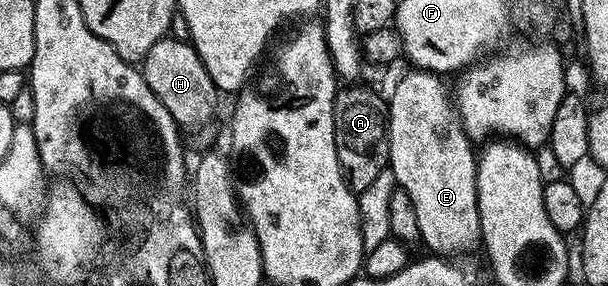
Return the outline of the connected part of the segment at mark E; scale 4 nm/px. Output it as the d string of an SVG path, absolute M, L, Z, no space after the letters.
M408 69L408 74L400 80L389 94L387 115L387 139L389 140L389 174L396 178L398 189L409 192L413 199L413 209L417 212L417 225L421 227L422 245L439 256L459 256L467 254L481 242L481 220L477 208L477 154L471 146L463 126L459 123L452 95L443 87L444 79L430 70Z

